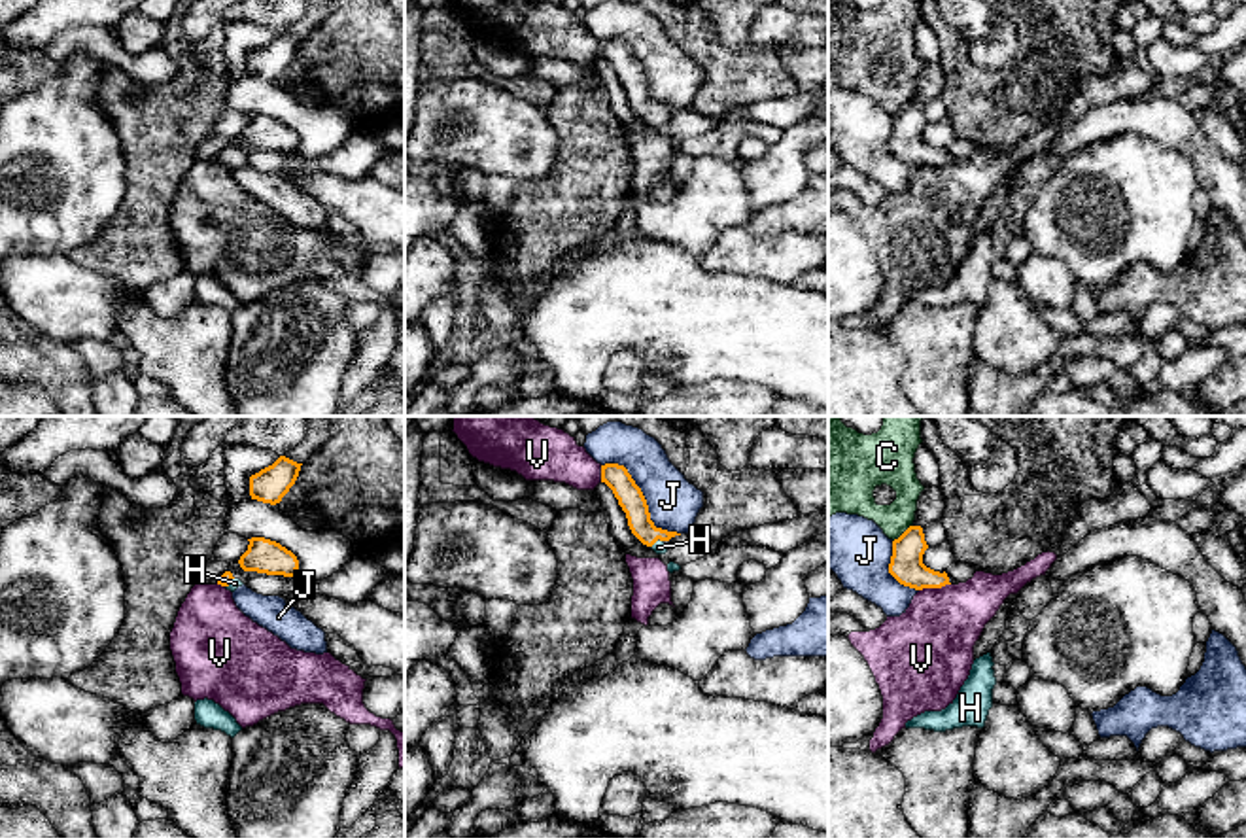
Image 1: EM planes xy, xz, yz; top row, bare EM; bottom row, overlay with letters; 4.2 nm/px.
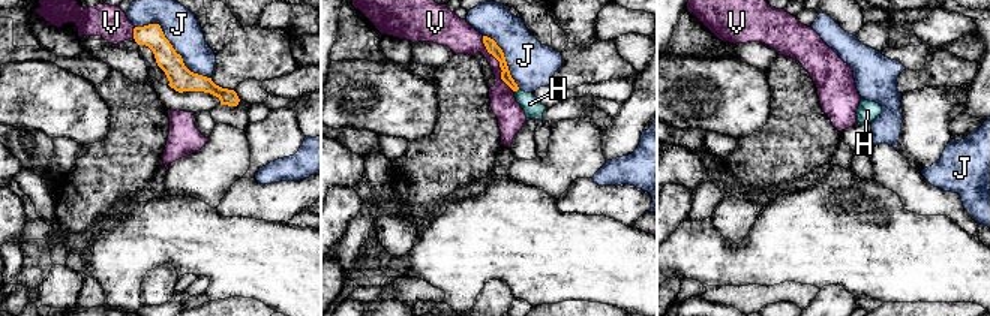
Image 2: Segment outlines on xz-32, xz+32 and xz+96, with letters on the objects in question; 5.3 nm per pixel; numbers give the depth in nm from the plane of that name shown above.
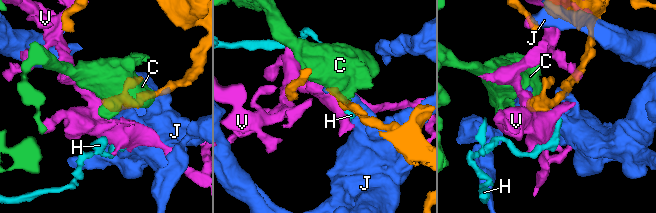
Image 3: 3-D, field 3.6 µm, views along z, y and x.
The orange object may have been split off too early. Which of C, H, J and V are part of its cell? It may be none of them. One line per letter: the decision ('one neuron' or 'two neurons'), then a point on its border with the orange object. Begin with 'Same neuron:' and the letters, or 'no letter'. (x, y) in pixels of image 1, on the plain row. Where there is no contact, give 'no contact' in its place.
Same neuron: H
C: two neurons; meets orange in yz at (904, 108)
H: one neuron; meets orange in xz at (657, 116)
J: two neurons; meets orange in xz at (643, 74)
V: two neurons; meets orange in yz at (934, 163)

